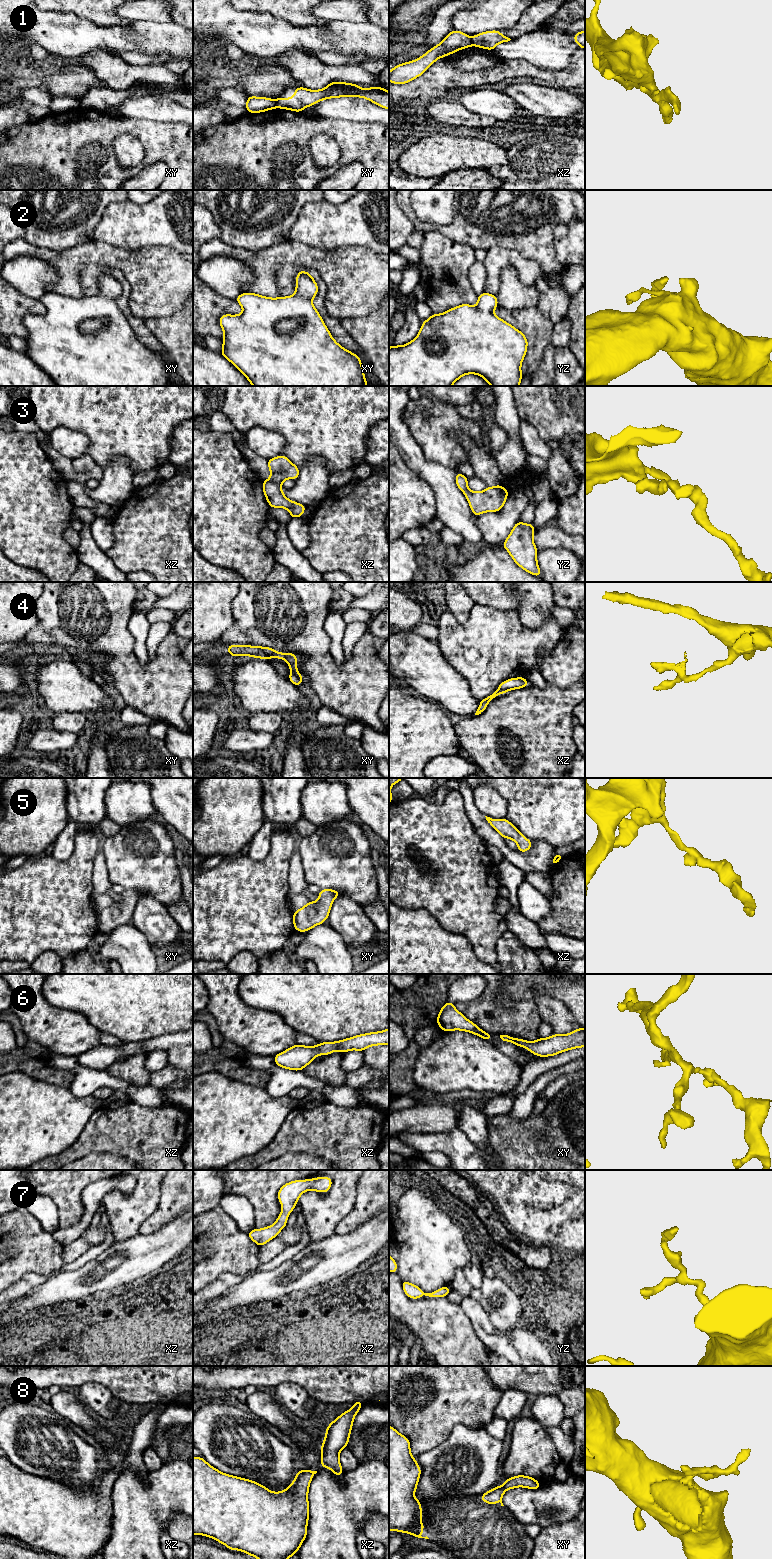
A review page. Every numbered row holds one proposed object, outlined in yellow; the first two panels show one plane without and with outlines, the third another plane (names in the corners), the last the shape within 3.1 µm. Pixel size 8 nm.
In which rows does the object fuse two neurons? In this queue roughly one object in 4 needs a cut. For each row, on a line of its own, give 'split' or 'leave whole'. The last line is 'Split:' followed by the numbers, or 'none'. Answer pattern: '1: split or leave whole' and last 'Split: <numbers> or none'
1: split
2: leave whole
3: leave whole
4: leave whole
5: leave whole
6: leave whole
7: leave whole
8: leave whole
Split: 1

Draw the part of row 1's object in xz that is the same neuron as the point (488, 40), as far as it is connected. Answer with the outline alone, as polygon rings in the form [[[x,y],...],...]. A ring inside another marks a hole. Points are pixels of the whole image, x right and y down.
[[[493,30],[475,35],[471,37],[471,40],[474,46],[494,51],[496,45],[499,43],[508,42],[511,39],[502,35],[498,30]]]

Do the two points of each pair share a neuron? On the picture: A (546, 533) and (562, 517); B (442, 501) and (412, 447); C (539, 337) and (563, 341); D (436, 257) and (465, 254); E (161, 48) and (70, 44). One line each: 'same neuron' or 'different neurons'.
A: different neurons
B: same neuron
C: different neurons
D: same neuron
E: same neuron

